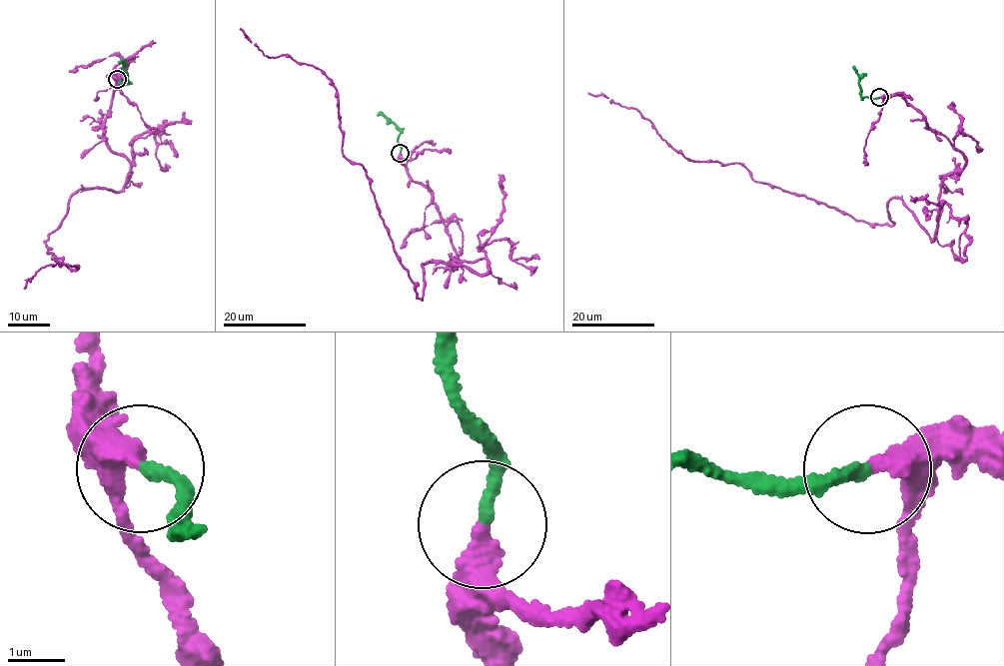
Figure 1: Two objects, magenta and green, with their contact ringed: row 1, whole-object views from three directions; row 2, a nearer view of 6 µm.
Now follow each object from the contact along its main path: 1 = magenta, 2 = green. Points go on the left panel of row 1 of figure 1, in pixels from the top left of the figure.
1: (117, 79), (114, 67), (104, 139), (127, 181), (75, 191), (46, 243), (79, 268), (39, 269), (24, 289)
2: (117, 79), (120, 84), (127, 83), (127, 72), (120, 60)

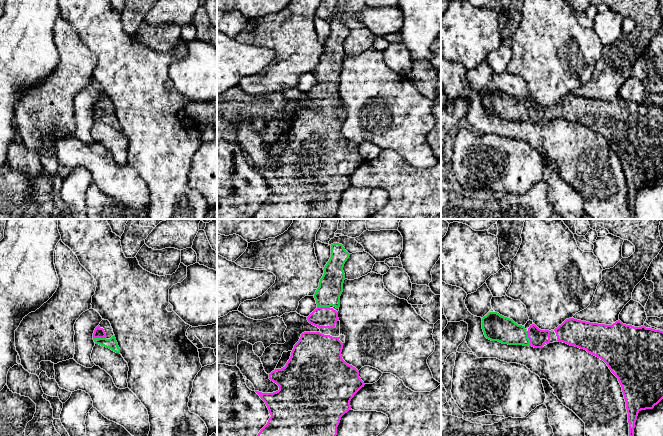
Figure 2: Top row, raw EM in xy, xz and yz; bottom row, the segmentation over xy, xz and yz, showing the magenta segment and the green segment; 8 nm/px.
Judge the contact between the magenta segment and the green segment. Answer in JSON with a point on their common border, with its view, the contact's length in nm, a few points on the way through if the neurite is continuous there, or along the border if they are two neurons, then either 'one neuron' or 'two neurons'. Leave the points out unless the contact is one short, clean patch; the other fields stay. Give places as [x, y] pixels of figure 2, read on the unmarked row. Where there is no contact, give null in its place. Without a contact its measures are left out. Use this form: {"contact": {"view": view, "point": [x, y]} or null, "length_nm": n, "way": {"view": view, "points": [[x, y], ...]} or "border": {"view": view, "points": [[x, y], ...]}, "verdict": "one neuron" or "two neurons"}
{"contact": {"view": "yz", "point": [528, 113]}, "length_nm": 120, "way": {"view": "yz", "points": [[537, 113], [528, 113], [521, 113], [499, 104]]}, "verdict": "one neuron"}

